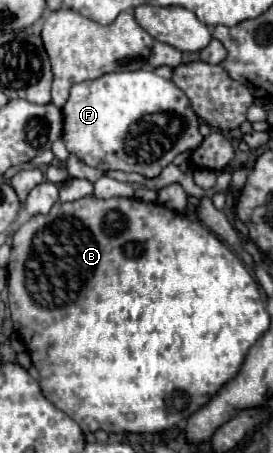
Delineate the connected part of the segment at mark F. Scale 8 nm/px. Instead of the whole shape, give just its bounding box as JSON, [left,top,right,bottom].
[62,71,202,177]

